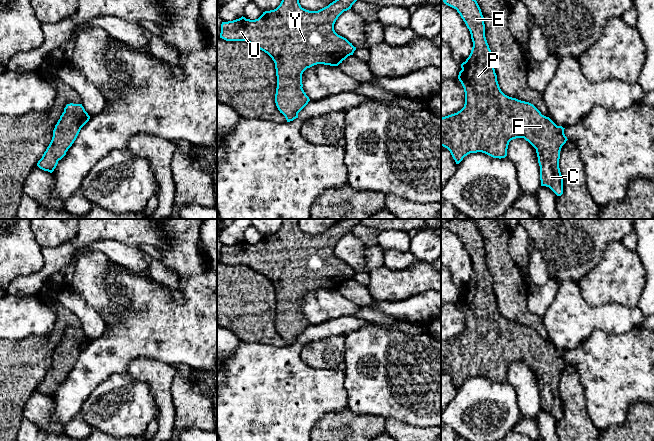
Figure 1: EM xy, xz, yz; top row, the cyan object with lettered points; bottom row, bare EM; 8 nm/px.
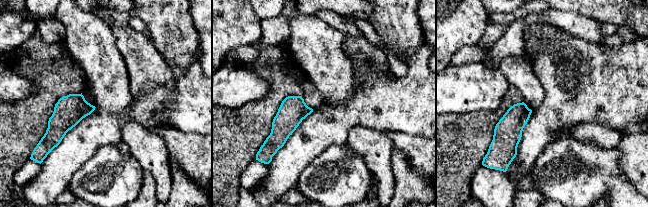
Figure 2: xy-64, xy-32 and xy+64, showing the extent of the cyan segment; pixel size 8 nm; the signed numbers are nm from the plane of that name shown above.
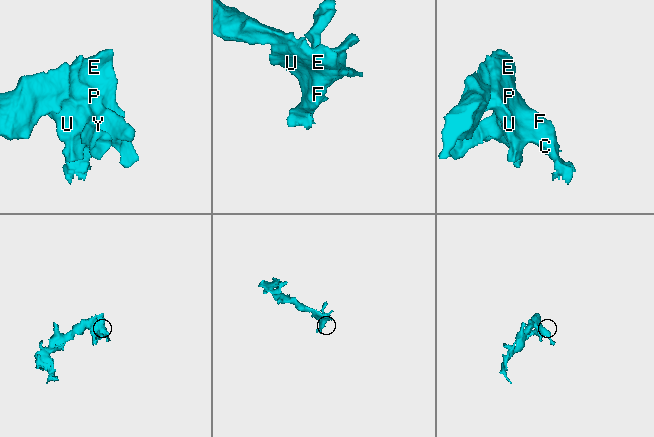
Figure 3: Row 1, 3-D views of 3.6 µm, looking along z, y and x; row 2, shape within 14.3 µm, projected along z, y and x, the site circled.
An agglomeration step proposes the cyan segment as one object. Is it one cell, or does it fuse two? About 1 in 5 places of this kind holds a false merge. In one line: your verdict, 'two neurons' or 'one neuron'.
one neuron

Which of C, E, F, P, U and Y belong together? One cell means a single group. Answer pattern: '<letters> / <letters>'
C E F P U Y

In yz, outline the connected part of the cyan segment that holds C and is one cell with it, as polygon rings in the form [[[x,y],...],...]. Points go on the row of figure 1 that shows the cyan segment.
[[[443,0],[443,2],[456,9],[470,31],[473,47],[469,57],[461,64],[462,70],[458,79],[465,92],[464,107],[457,113],[441,118],[441,146],[447,148],[456,164],[459,164],[470,153],[482,152],[493,158],[505,158],[509,142],[516,138],[524,138],[535,149],[540,166],[541,186],[549,187],[557,196],[563,194],[563,178],[559,168],[560,151],[568,140],[562,126],[557,126],[549,117],[531,103],[518,100],[505,95],[498,84],[497,75],[493,67],[493,54],[485,37],[484,17],[476,0]]]

